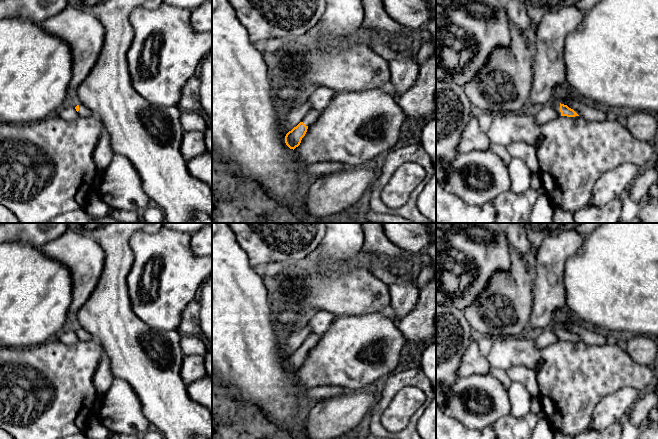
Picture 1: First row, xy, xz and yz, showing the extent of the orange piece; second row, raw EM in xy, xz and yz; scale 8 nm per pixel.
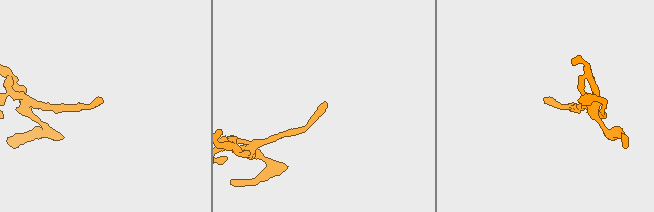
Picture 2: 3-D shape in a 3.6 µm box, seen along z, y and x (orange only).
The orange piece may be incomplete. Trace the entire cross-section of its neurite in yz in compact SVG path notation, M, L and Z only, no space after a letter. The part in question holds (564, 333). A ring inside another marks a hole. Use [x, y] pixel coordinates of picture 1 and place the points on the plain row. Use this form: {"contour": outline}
{"contour": "M551 323L548 327L552 330L559 340L575 341L579 340L573 333L569 332L567 329L556 327Z"}

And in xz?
{"contour": "M311 333L303 344L289 355L285 360L285 367L290 373L295 373L301 367L302 362L305 360L307 353L315 347L315 345L320 341L321 335L316 333Z"}

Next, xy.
{"contour": "M79 327L75 331L76 335L78 336L79 340L93 340L93 337L90 333L88 333L84 328Z"}

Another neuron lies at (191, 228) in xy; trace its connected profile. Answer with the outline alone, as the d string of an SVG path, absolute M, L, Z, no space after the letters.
M163 223L163 226L179 232L194 234L208 223Z

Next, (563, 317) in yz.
M566 308L554 313L553 322L558 323L561 328L567 329L588 345L601 346L607 343L604 333L577 321Z

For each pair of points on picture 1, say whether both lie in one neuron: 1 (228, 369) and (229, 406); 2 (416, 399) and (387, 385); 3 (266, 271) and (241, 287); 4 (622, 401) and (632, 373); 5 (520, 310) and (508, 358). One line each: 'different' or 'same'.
1: different
2: different
3: different
4: different
5: different

